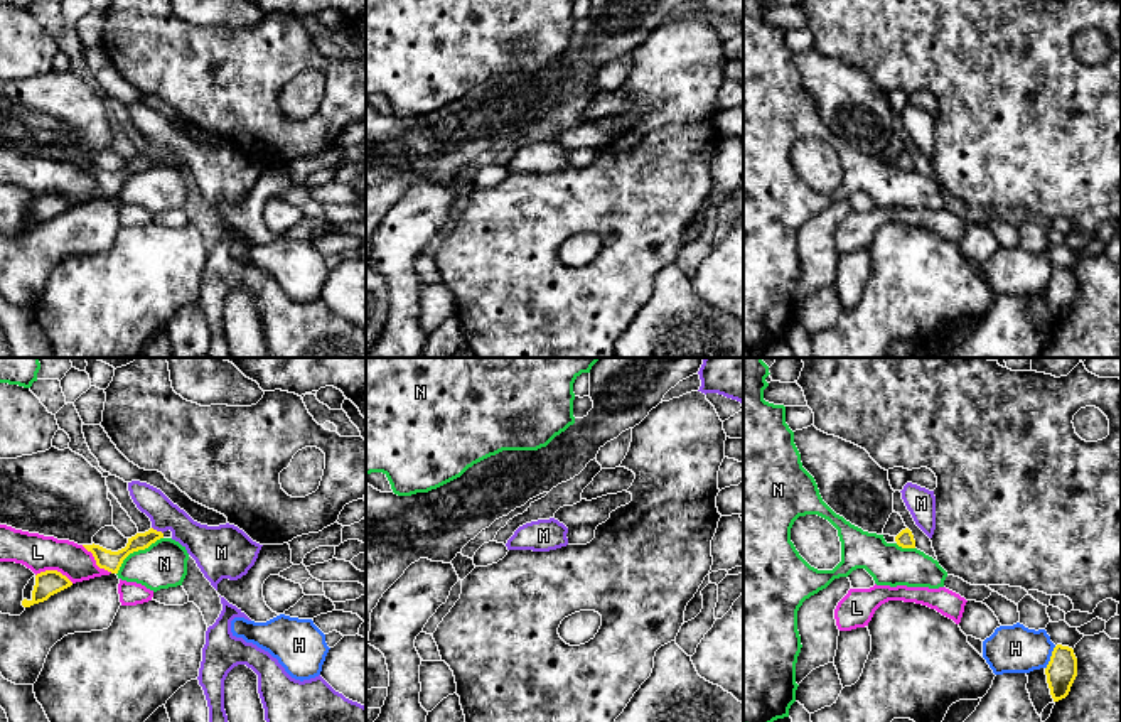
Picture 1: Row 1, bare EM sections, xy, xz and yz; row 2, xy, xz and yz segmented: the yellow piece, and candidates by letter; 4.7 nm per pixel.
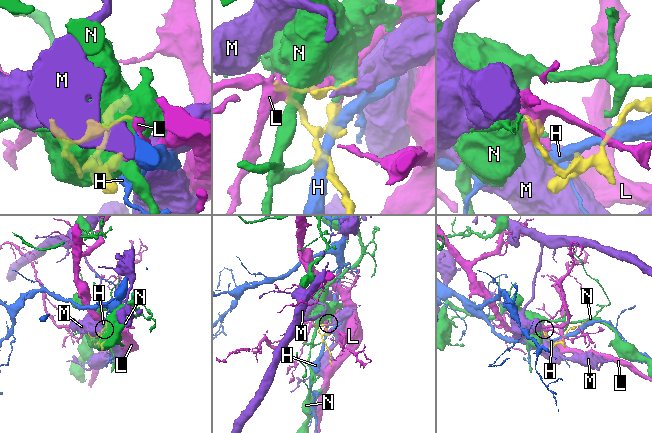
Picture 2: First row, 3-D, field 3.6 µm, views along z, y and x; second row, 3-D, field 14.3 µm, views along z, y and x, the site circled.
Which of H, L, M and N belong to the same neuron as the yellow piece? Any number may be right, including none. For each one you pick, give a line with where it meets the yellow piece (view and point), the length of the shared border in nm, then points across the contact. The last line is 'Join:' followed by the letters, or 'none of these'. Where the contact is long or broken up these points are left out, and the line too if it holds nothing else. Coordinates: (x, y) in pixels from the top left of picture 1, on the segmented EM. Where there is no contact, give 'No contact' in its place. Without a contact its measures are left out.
Join: none of these

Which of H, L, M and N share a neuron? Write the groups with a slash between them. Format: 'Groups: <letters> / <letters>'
Groups: H / L / M / N

